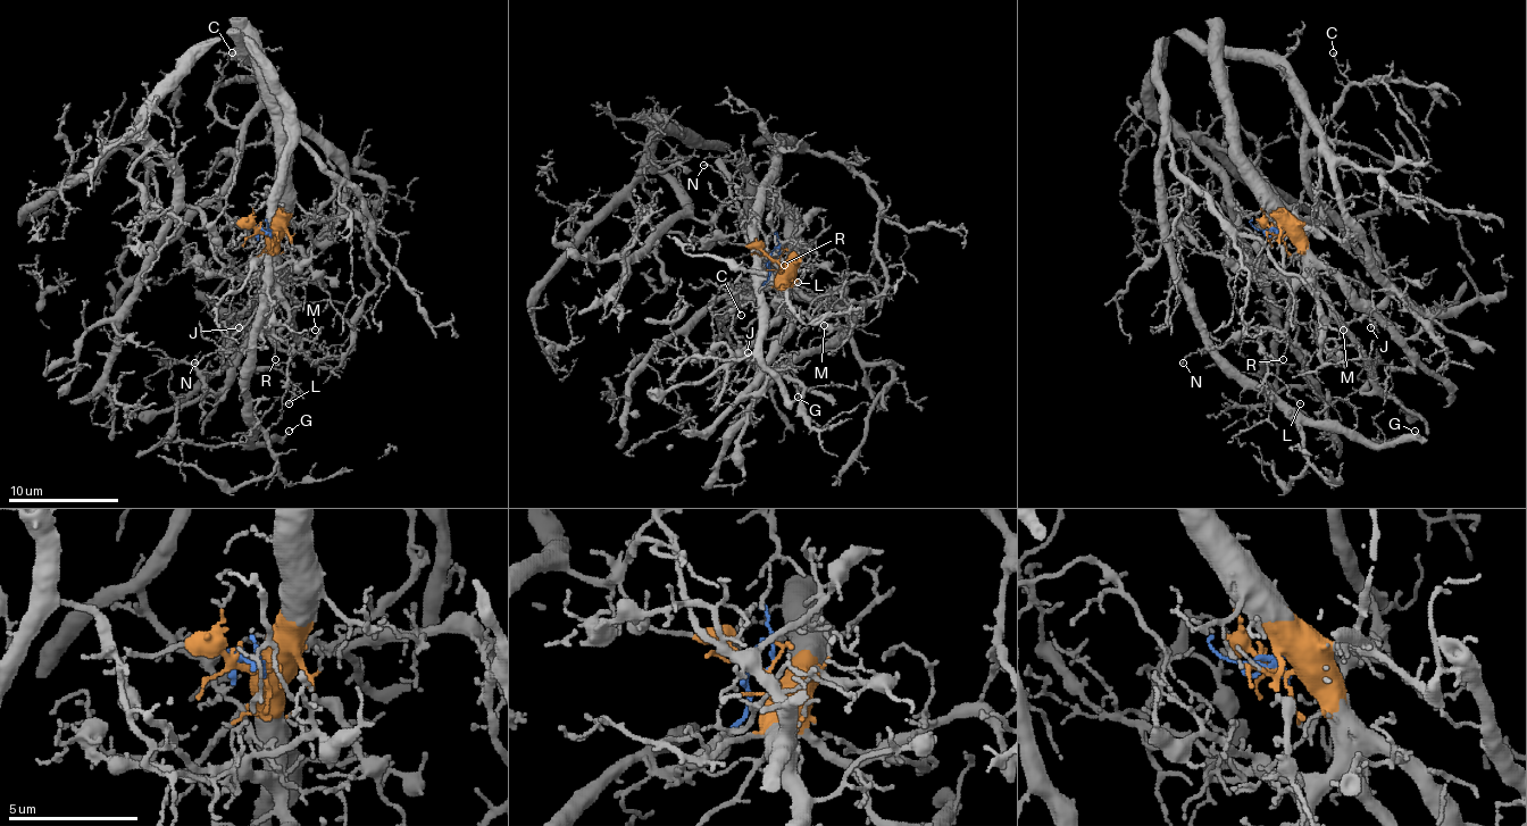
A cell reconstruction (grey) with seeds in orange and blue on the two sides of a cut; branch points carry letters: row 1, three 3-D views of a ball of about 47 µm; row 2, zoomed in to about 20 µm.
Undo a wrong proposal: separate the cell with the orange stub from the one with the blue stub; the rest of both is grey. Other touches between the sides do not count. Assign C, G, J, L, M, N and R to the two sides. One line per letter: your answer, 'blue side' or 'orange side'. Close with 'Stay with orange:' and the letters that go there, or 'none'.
C: blue side
G: blue side
J: orange side
L: orange side
M: orange side
N: blue side
R: orange side
Stay with orange: J, L, M, R

